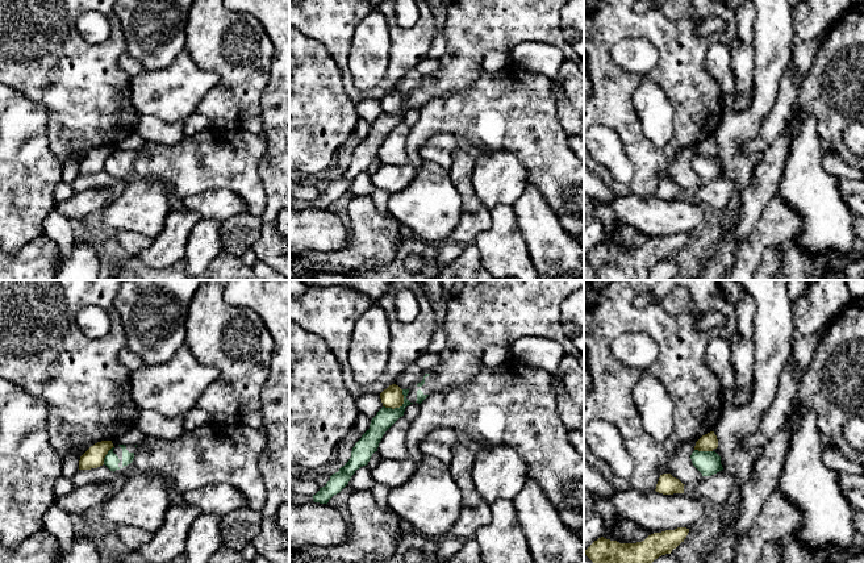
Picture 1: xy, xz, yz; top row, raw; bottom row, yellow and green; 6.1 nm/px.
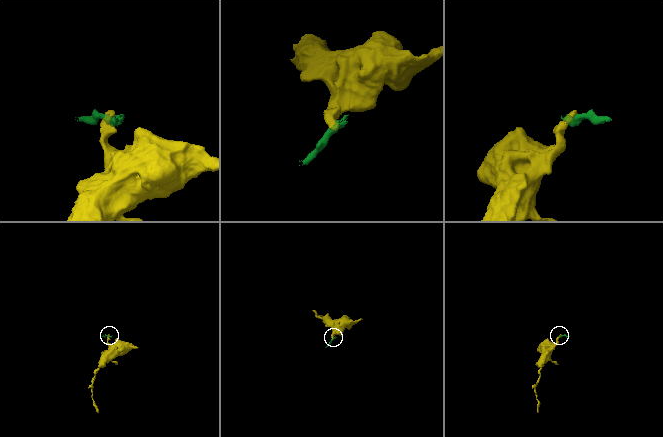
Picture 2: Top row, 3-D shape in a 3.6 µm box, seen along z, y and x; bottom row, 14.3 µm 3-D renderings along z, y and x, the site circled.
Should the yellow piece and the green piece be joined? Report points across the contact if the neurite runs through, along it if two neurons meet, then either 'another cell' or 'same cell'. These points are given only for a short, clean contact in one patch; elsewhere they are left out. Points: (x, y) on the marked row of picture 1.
border along xz (403, 390), (403, 403), (399, 407), (383, 407); another cell

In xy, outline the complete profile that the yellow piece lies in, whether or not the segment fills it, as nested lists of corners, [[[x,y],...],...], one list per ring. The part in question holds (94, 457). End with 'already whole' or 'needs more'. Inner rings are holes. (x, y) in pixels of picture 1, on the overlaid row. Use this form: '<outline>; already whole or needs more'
[[[101,441],[91,446],[79,460],[79,470],[97,468],[104,464],[108,451],[114,447],[112,441]]]; already whole

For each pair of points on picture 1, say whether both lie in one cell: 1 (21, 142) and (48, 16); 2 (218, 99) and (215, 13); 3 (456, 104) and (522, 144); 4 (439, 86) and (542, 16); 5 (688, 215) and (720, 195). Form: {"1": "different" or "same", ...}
{"1": "different", "2": "same", "3": "same", "4": "same", "5": "different"}

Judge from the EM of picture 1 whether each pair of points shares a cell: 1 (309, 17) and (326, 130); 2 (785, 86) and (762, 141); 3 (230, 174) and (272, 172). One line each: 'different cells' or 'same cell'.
1: different cells
2: same cell
3: different cells

